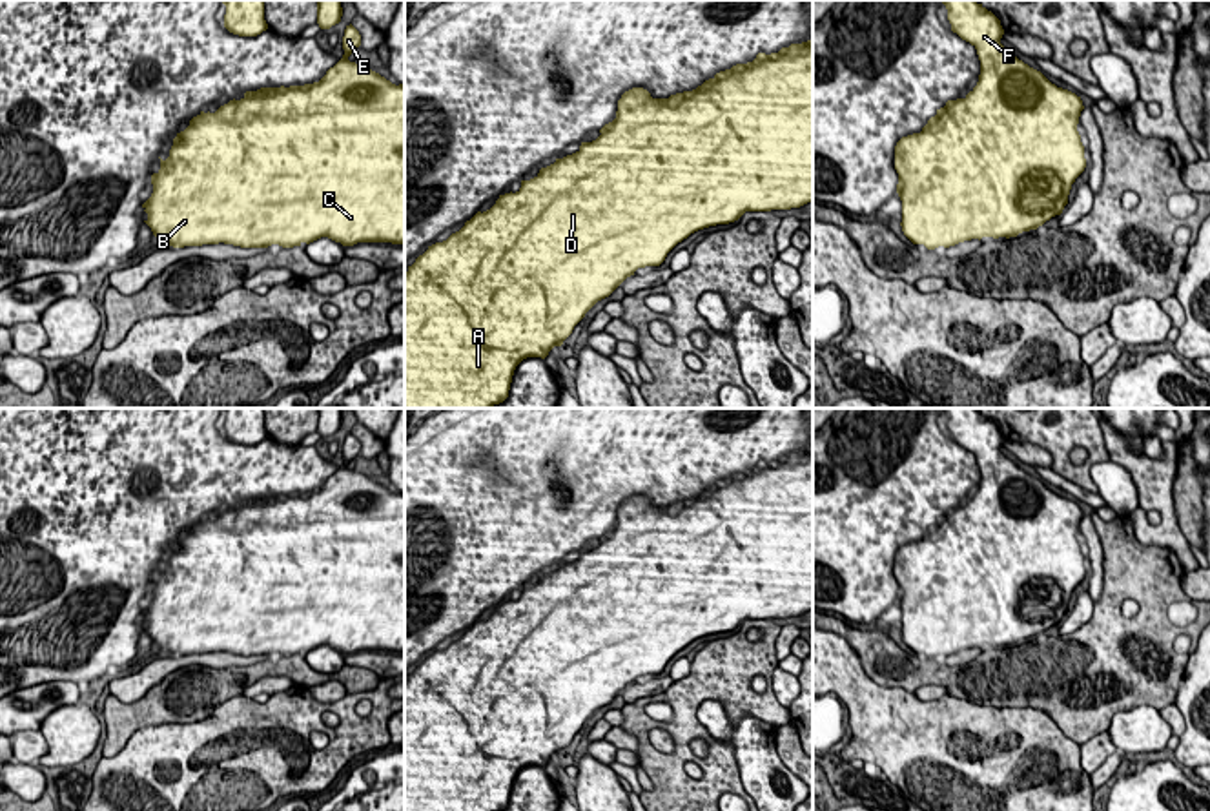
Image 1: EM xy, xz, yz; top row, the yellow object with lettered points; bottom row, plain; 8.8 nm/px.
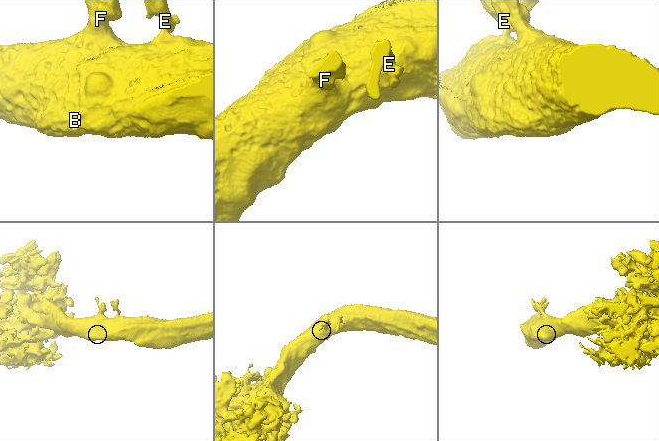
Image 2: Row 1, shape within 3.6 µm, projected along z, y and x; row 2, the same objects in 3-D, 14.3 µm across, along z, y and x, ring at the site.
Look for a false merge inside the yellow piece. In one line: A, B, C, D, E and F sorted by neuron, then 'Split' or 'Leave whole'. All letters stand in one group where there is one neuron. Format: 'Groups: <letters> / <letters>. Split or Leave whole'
Groups: A B C D E F. Leave whole

